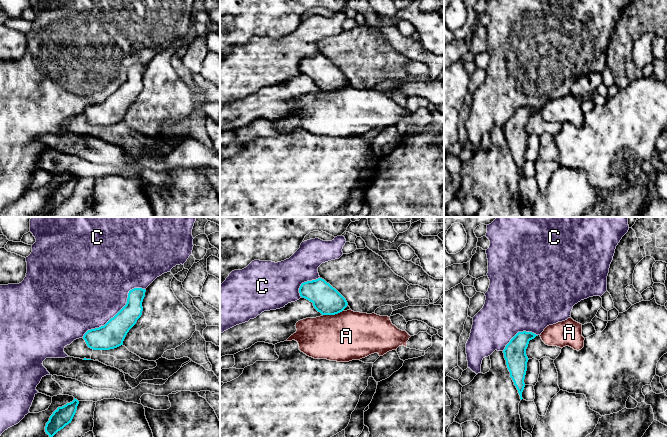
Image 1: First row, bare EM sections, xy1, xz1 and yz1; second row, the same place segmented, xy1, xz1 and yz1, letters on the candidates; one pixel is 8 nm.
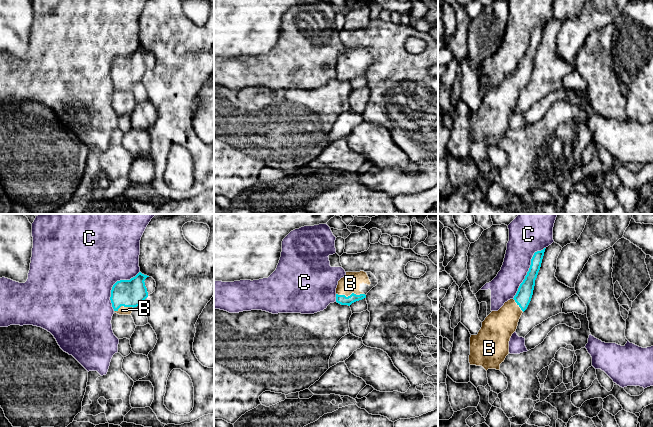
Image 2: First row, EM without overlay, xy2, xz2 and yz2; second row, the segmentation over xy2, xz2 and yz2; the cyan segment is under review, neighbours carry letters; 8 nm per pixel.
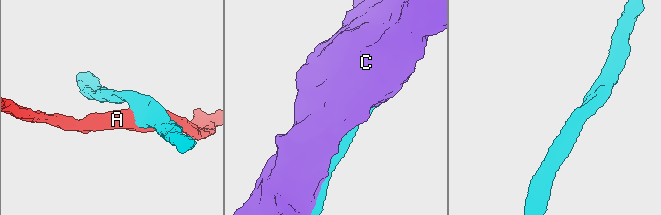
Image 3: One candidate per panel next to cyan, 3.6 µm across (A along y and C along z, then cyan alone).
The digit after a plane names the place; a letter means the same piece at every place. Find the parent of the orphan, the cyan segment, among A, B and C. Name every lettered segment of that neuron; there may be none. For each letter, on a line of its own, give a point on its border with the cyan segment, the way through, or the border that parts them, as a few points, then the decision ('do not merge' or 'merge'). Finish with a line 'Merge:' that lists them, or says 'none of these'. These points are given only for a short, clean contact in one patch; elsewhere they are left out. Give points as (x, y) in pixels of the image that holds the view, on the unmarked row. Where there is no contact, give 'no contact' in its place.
A: xz1 (332, 90) | do not merge
B: xz2 (350, 71) | across xz2 (341, 75), (344, 72), (350, 71), (350, 59) | merge
C: xy1 (118, 88) | do not merge
Merge: B

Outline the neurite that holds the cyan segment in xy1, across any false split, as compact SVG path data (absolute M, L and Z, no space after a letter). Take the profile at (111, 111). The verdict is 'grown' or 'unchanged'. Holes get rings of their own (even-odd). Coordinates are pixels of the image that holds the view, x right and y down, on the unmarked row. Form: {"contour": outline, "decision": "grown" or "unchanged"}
{"contour": "M142 64L130 66L126 81L113 94L111 94L104 102L88 106L84 110L83 115L87 122L93 126L110 126L123 121L127 109L142 91L142 78L145 73L145 68L146 66Z", "decision": "unchanged"}

